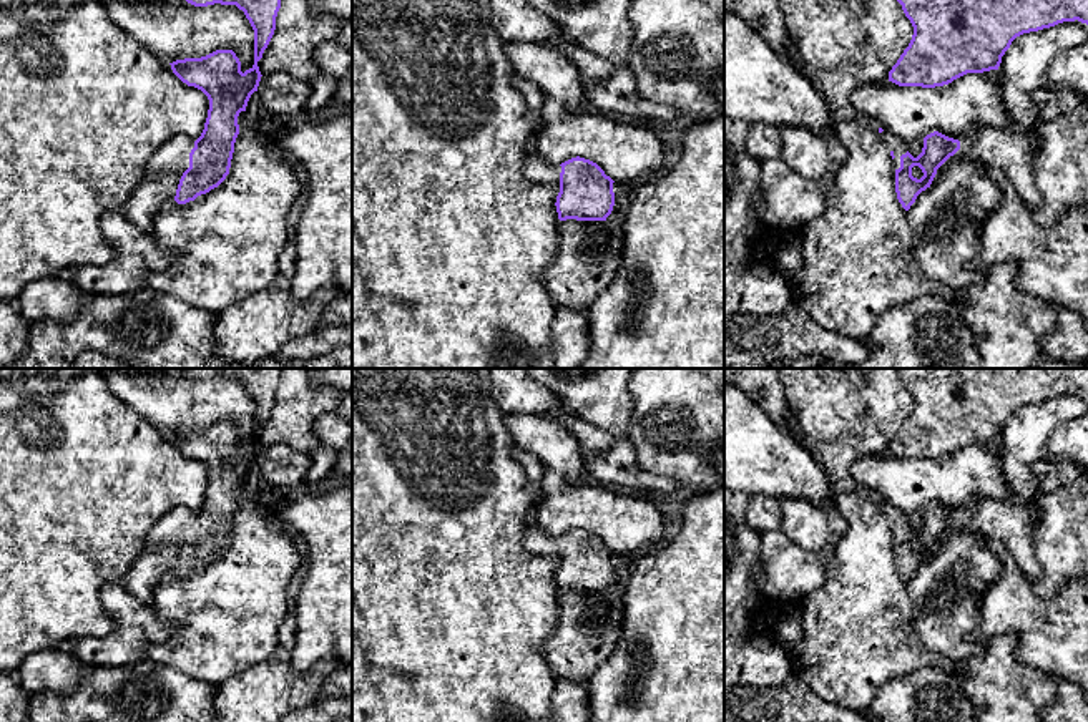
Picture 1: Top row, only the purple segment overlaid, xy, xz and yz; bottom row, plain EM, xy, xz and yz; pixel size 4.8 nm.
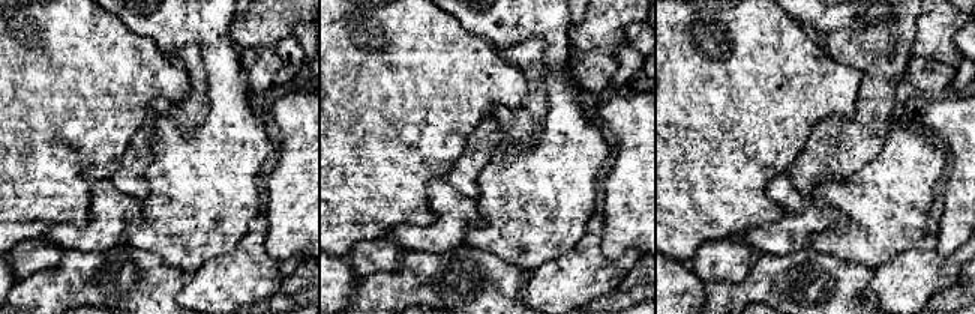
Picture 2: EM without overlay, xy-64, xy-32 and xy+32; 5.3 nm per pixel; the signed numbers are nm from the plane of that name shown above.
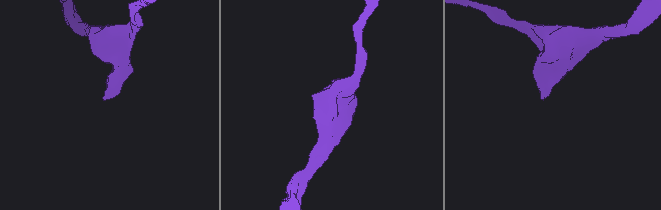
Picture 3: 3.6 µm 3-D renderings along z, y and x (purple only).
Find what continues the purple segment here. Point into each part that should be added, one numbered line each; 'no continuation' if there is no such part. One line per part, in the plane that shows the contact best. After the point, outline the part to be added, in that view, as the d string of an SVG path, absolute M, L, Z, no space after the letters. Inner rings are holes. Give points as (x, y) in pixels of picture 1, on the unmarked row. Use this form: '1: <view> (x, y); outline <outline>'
1: xy (163, 543); outline M179 506L166 513L148 533L141 554L123 578L125 588L143 604L153 606L156 586L176 568L193 520L194 511Z

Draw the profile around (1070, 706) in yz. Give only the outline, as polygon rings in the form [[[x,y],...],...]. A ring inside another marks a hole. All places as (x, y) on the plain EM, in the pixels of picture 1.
[[[1058,679],[1056,697],[1040,712],[1040,722],[1088,722],[1088,700],[1081,689]]]

